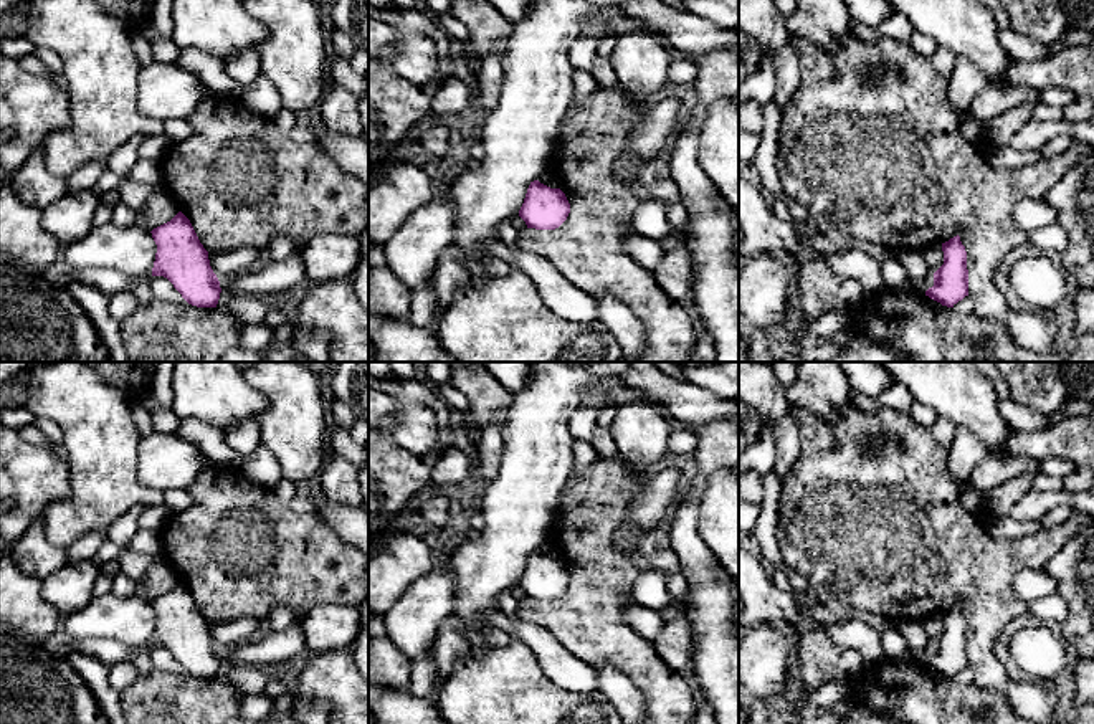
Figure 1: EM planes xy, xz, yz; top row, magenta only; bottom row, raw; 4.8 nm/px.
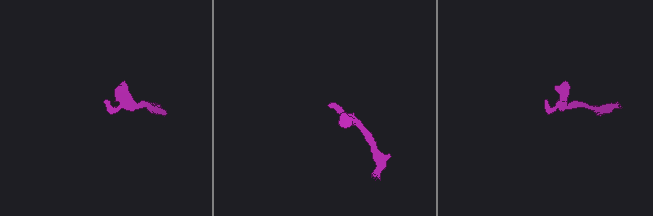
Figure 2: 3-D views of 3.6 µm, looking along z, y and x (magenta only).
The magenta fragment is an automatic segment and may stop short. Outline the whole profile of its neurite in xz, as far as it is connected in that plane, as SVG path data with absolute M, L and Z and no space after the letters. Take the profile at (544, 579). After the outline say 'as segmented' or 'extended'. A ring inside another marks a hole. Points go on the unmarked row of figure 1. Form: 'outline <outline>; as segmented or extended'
outline M539 550L530 552L519 587L527 598L555 600L570 583L570 574L560 559L550 559Z; as segmented

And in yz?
outline M958 605L942 613L942 622L944 635L934 643L934 656L925 661L925 666L954 678L968 666L967 622Z; as segmented

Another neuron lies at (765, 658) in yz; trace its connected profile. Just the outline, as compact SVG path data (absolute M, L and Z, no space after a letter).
M757 625L739 640L739 679L755 699L780 706L792 699L790 635L775 625Z

